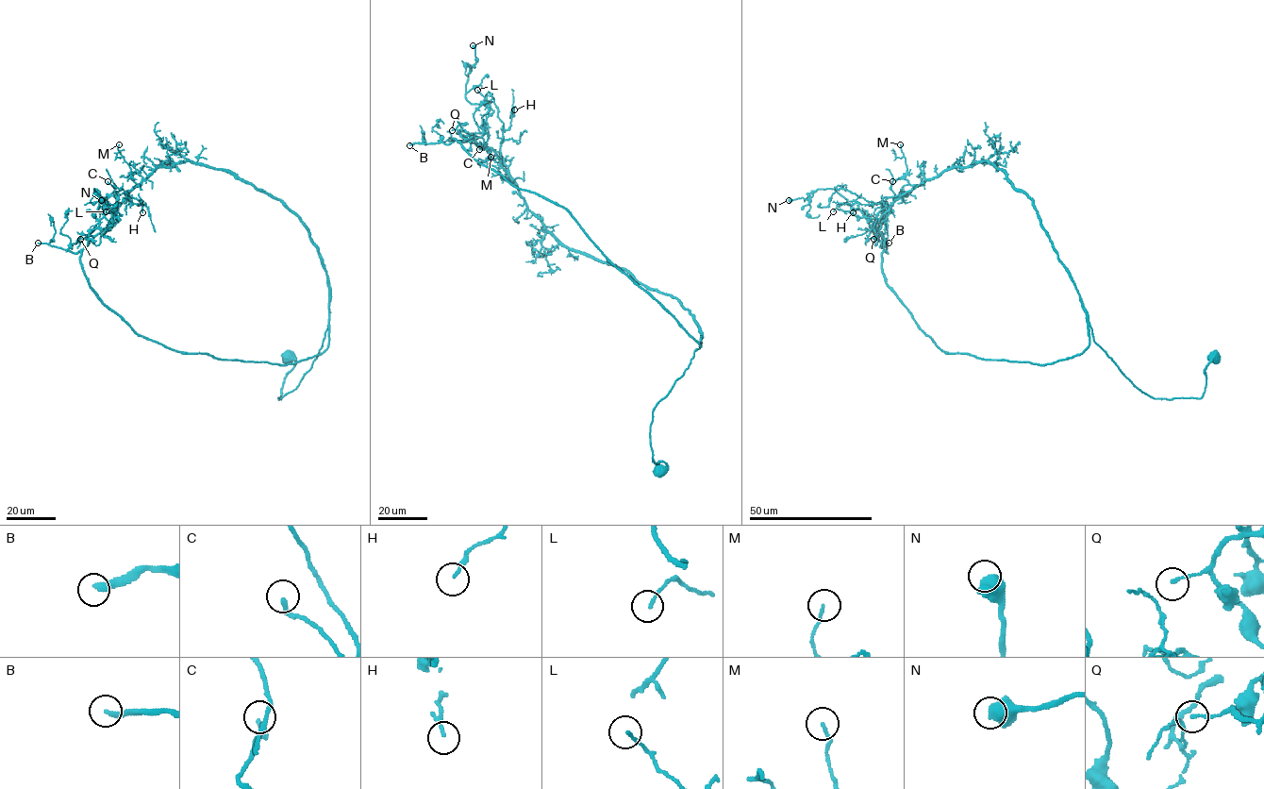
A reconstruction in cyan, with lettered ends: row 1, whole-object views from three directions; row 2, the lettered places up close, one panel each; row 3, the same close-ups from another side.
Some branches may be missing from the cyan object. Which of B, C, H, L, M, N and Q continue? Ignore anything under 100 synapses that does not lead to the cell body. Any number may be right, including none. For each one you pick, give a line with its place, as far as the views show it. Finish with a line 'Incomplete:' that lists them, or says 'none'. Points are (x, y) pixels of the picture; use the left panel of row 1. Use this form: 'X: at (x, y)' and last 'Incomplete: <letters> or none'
B: at (38, 243)
Incomplete: B

